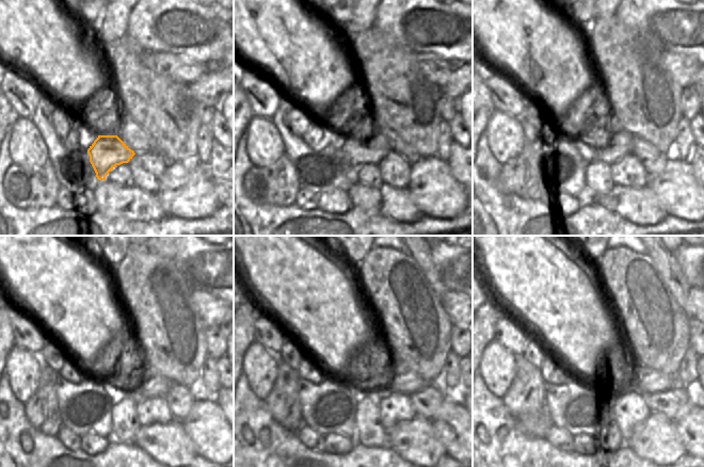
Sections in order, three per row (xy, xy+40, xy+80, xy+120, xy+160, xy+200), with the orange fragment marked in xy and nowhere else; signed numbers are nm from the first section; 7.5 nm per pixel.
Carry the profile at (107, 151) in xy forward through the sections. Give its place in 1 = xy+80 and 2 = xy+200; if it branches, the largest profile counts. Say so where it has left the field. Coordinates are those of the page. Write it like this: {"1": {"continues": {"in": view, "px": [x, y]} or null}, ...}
{"1": {"continues": {"in": "xy+80", "px": [621, 143]}}, "2": {"continues": {"in": "xy+200", "px": [648, 382]}}}

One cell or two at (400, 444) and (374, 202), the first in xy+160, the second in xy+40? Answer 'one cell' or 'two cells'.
one cell

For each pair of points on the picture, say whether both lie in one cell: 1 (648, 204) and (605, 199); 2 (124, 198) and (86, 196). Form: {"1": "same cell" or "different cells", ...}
{"1": "same cell", "2": "different cells"}

